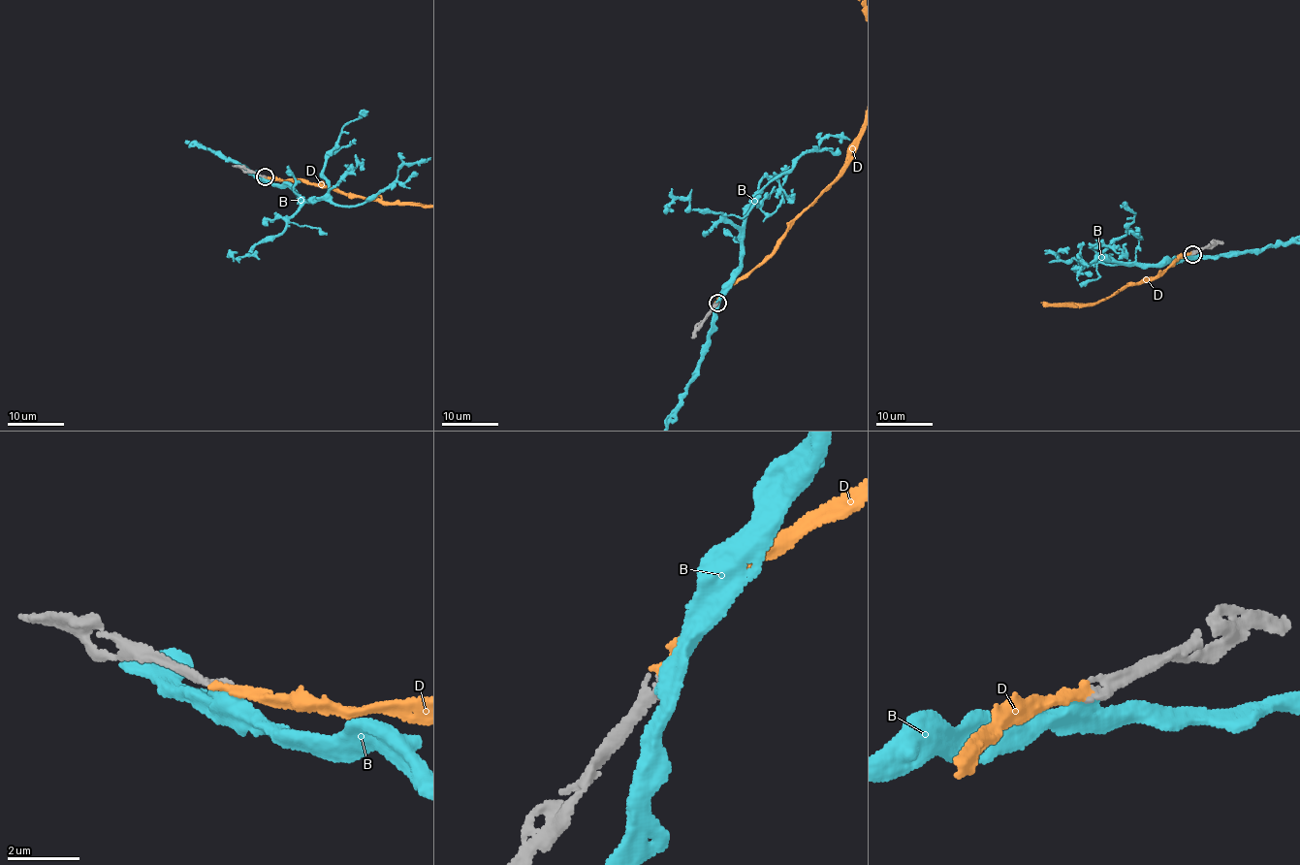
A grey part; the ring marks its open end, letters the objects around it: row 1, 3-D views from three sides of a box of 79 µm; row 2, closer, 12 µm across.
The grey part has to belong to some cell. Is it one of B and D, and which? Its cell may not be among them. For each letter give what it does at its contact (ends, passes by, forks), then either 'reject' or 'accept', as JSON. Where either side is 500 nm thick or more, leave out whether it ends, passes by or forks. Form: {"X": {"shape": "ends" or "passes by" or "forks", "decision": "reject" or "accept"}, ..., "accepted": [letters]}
{"B": {"shape": "passes by", "decision": "reject"}, "D": {"shape": "ends", "decision": "accept"}, "accepted": ["D"]}

